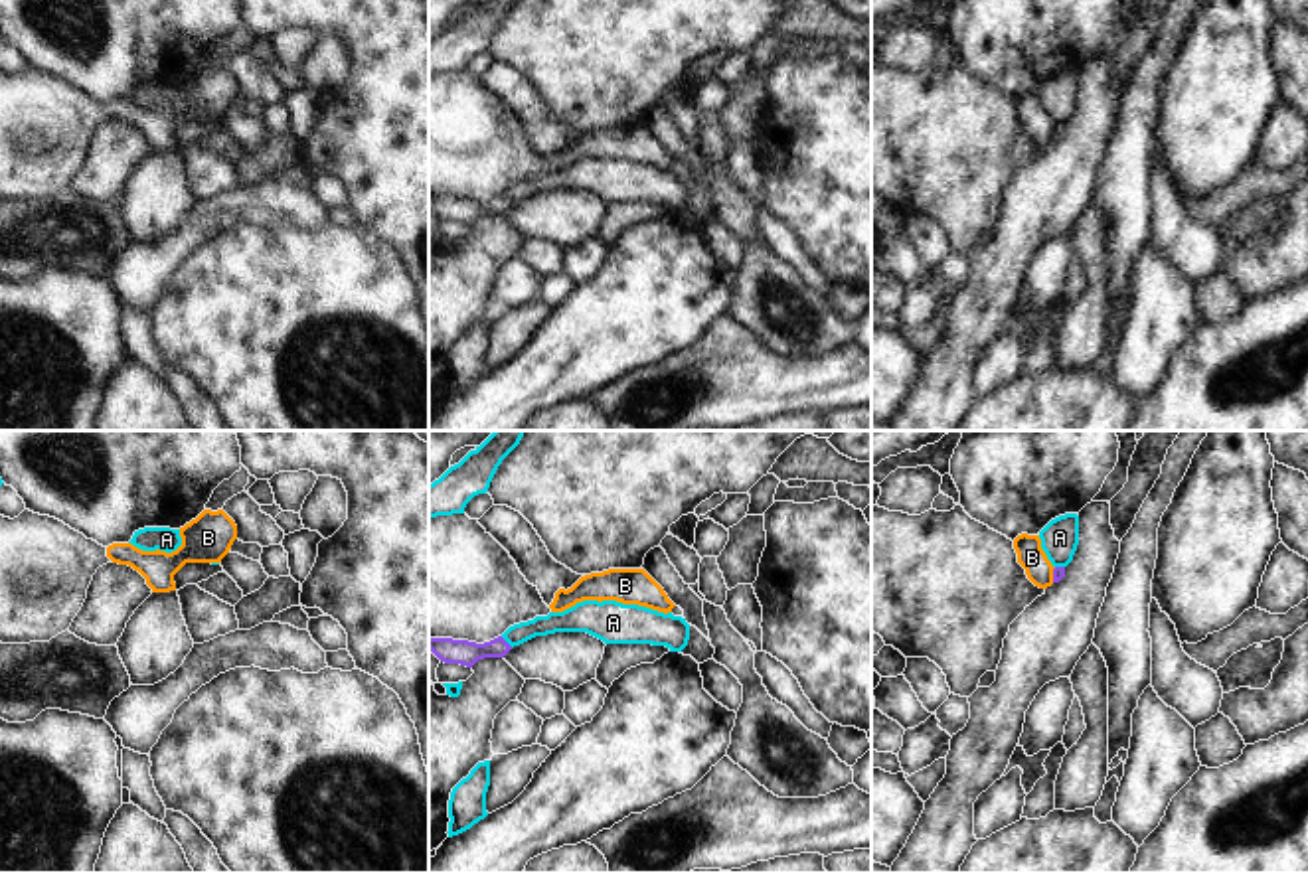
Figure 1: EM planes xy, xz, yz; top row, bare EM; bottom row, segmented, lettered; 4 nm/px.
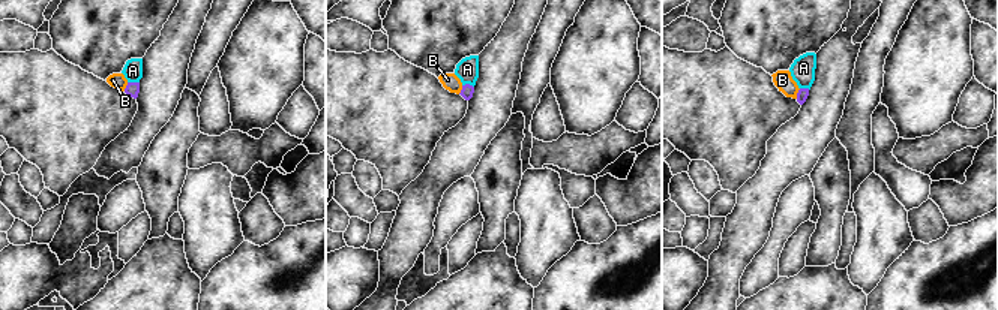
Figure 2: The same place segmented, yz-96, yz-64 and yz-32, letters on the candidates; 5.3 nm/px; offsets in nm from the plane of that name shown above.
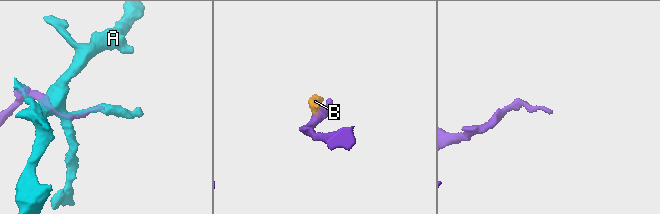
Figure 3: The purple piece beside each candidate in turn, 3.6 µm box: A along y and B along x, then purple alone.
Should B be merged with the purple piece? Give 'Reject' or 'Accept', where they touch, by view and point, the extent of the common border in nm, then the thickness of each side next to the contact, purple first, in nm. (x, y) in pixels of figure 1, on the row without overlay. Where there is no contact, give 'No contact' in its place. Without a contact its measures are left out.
Reject. Touches purple at yz (1054, 133). Shared border 70 nm. Thickness 50 nm (purple) against 110 nm.

